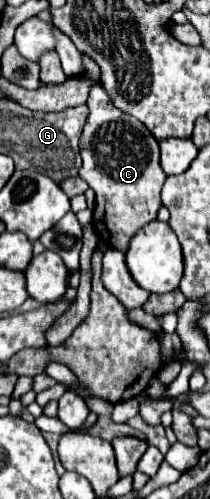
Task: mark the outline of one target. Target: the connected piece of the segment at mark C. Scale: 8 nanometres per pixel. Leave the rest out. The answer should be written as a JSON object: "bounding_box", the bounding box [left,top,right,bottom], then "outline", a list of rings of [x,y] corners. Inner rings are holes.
{"bounding_box":[78,83,166,251],"outline":[[[94,83],[88,97],[88,121],[80,139],[82,169],[78,175],[94,189],[96,207],[92,215],[92,225],[100,239],[110,241],[108,247],[118,251],[128,249],[130,237],[146,223],[156,219],[162,207],[160,189],[166,175],[160,167],[160,147],[152,133],[124,111],[116,109],[100,83]]]}

